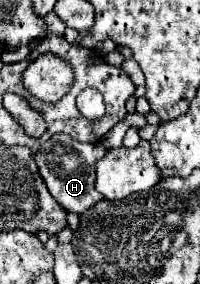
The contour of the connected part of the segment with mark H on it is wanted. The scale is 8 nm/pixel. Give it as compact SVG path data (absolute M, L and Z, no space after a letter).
M55 134L47 142L41 144L35 162L39 166L39 172L53 194L53 198L69 212L83 214L85 210L93 208L93 204L101 202L103 196L95 190L95 164L105 156L107 148L103 144L83 144L73 140L67 134Z

